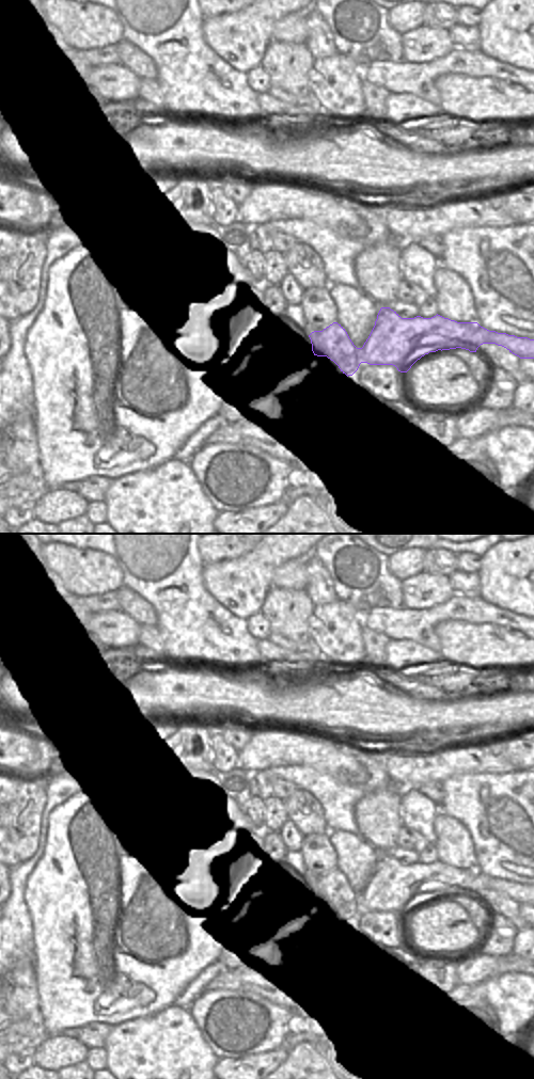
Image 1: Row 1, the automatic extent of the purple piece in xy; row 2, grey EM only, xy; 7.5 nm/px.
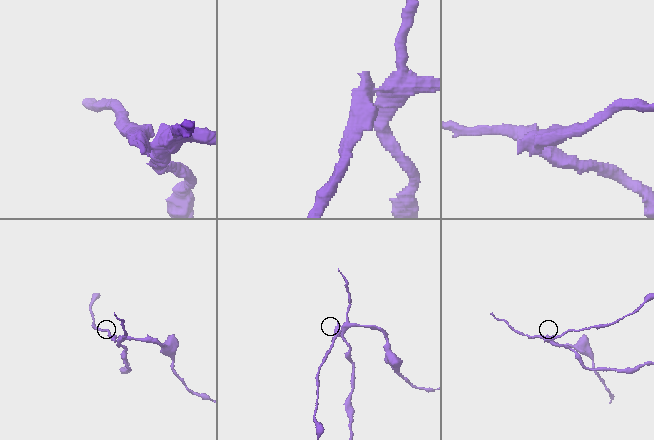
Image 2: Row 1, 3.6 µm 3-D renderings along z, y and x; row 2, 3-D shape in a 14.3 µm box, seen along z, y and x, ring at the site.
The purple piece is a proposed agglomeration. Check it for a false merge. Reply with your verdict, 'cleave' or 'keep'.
cleave

